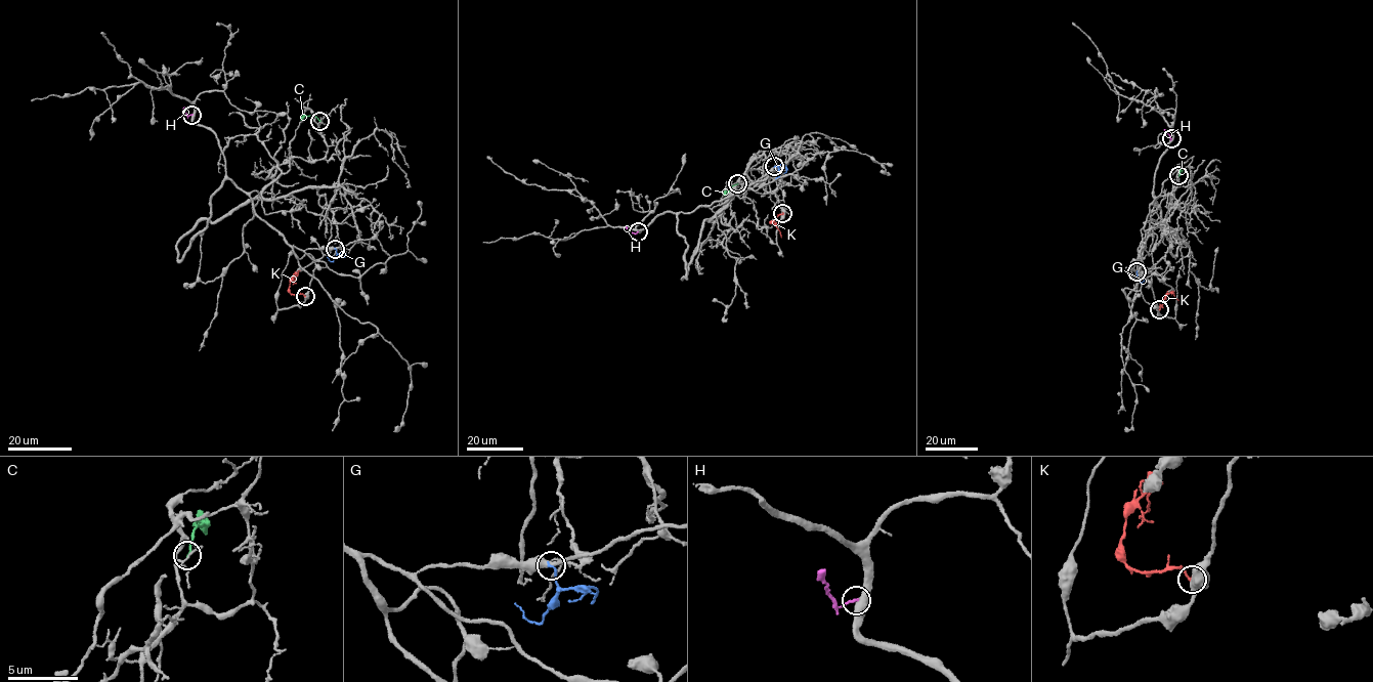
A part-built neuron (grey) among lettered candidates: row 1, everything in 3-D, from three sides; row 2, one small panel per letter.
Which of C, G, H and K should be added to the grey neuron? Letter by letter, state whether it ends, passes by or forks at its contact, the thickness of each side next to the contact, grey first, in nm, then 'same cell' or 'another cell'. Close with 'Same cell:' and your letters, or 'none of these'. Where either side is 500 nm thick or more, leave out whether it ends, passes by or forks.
C: it ends there; 120 nm thick on the grey side, 160 nm on the other; another cell
G: it ends there; 360 nm thick on the grey side, 170 nm on the other; another cell
H: 500 nm thick on the grey side, 180 nm on the other; another cell
K: 500 nm thick on the grey side, 190 nm on the other; another cell
Same cell: none of these

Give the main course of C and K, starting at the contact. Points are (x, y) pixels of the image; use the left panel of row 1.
C: (319, 121), (309, 115), (300, 120)
K: (305, 296), (290, 292), (290, 284), (295, 273), (292, 285)

